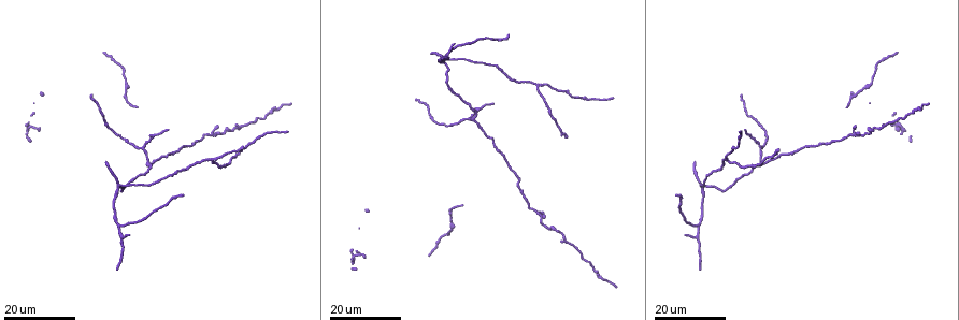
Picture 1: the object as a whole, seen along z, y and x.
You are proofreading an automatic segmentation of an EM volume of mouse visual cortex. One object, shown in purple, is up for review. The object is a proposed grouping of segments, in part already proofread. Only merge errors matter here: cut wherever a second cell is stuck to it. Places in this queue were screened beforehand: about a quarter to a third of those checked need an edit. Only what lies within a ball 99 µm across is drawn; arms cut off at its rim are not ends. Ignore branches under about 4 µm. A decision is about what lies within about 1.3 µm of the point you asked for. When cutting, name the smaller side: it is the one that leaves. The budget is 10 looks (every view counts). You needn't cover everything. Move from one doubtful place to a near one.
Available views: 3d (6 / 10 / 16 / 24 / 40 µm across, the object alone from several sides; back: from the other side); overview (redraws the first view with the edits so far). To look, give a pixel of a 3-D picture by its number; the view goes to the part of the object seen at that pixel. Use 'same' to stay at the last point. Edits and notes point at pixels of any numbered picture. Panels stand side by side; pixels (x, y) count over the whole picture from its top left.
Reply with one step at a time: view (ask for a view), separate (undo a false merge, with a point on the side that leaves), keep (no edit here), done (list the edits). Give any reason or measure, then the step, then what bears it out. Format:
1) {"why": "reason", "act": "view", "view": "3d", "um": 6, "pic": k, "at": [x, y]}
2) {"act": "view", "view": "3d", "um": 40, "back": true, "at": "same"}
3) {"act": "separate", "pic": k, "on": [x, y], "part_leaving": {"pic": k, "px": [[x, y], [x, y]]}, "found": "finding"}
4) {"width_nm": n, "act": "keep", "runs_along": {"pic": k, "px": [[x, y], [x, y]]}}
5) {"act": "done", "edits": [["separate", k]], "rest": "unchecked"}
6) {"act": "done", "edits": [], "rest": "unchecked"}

{"why": "arms part here", "act": "view", "view": "3d", "um": 16, "pic": 1, "at": [467, 119]}

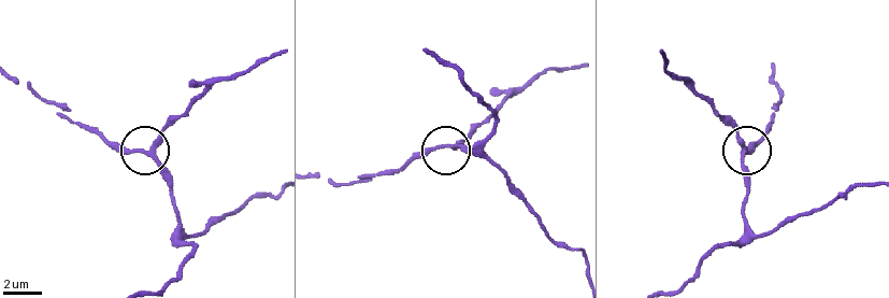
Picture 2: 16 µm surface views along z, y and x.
{"act": "view", "view": "3d", "um": 10, "pic": 2, "at": [449, 146]}

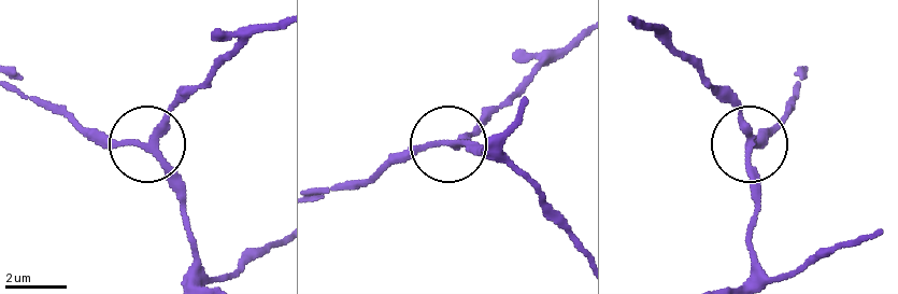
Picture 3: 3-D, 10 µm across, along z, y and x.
{"arms": 3, "act": "keep", "found": "all the same cell"}

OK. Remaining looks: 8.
{"why": "three arms meet", "act": "view", "view": "3d", "um": 16, "pic": 1, "at": [540, 217]}

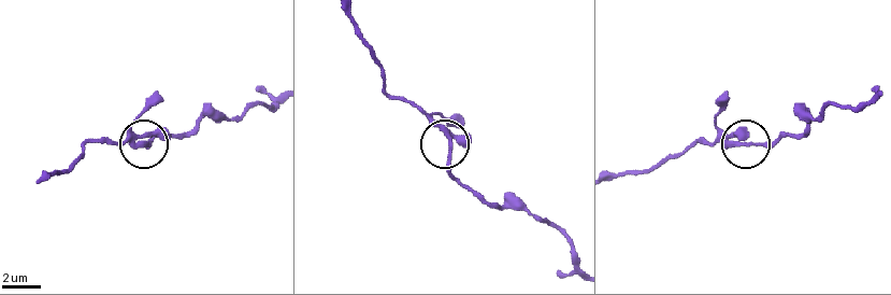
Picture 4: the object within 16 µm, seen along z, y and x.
{"why": "zoom in", "act": "view", "view": "3d", "um": 10, "pic": 4, "at": [452, 143]}

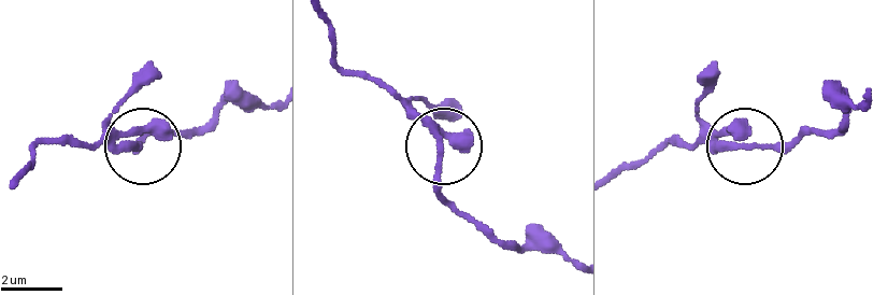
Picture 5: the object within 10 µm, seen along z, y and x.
{"arms": 3, "act": "keep", "runs_along": {"pic": 5, "px": [[614, 171], [668, 140], [784, 148], [812, 132]]}, "found": "one cell here"}

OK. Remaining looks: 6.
{"why": "three arms meet", "act": "view", "view": "3d", "um": 16, "pic": 1, "at": [539, 86]}

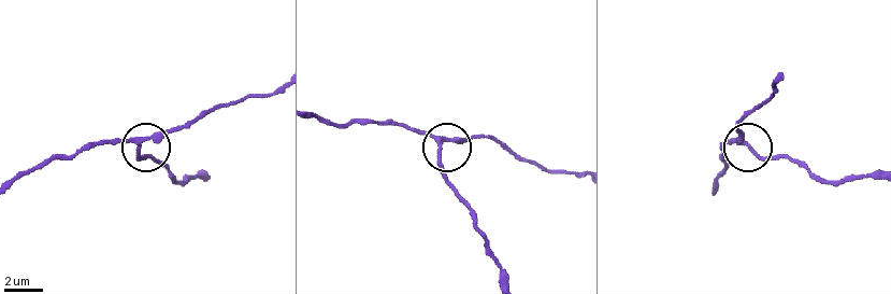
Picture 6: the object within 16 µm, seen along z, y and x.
{"act": "view", "view": "3d", "um": 6, "pic": 6, "at": [439, 142]}

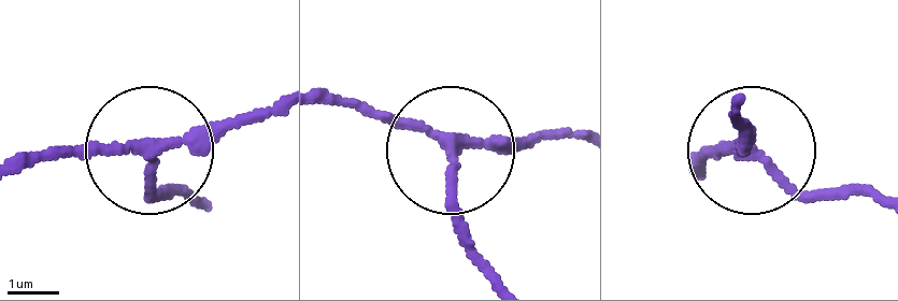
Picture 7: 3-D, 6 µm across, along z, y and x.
{"side_arm_um": 20, "arms": 3, "act": "keep", "found": "continuous, no second cell"}

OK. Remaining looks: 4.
{"why": "arms part here", "act": "view", "view": "3d", "um": 24, "pic": 1, "at": [473, 121]}

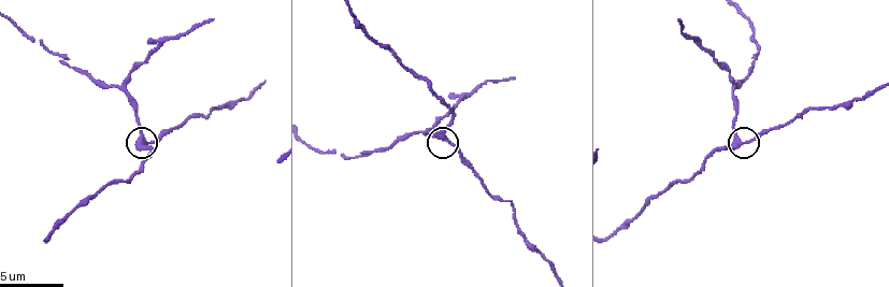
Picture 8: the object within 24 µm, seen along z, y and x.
{"act": "view", "view": "3d", "um": 6, "pic": 8, "at": [439, 135]}

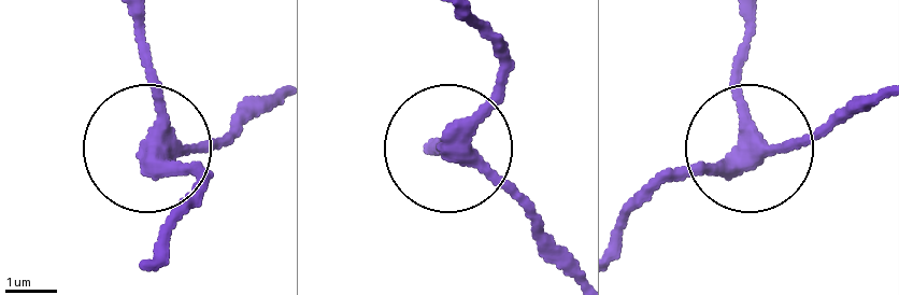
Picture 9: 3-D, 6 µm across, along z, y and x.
{"act": "view", "view": "3d", "um": 6, "back": true, "pic": 9, "at": [149, 155]}

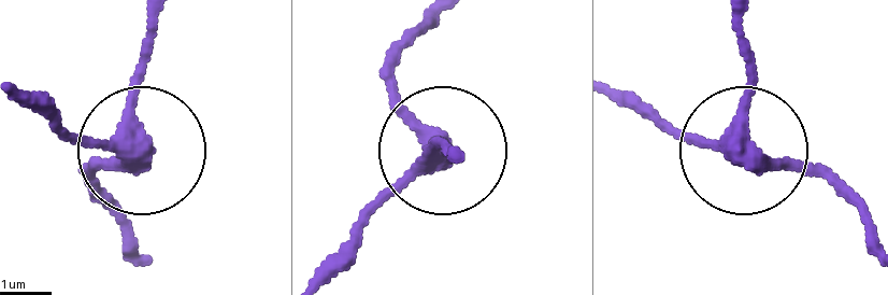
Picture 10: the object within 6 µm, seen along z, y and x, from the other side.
{"width_nm": 330, "act": "keep", "runs_along": {"pic": 10, "px": [[621, 95], [699, 138], [745, 142], [749, 56], [736, 18]]}, "found": "all the same cell"}

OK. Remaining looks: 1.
{"act": "done", "edits": [], "rest": "unchecked"}

